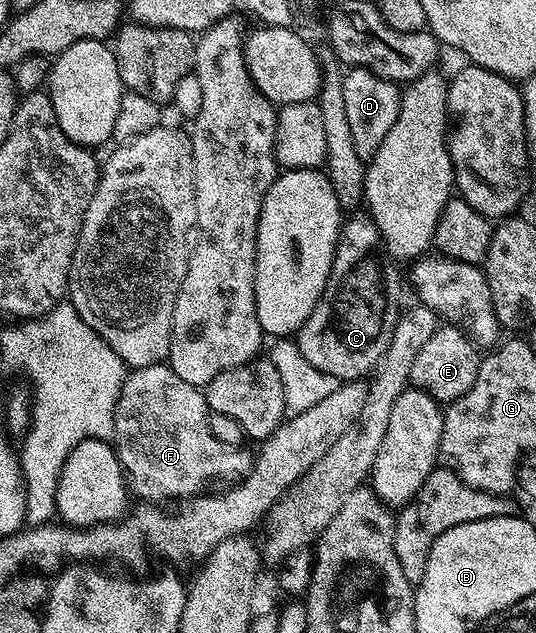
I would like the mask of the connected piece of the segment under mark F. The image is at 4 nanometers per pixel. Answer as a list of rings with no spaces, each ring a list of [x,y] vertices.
[[[167,363],[132,369],[125,376],[124,386],[118,395],[118,407],[114,411],[114,448],[125,471],[127,484],[135,496],[136,493],[140,496],[141,502],[176,503],[197,496],[203,485],[219,477],[236,479],[252,470],[253,454],[236,445],[227,445],[222,438],[216,437],[208,417],[210,410],[203,392],[197,386],[186,383],[186,379],[178,379]]]

